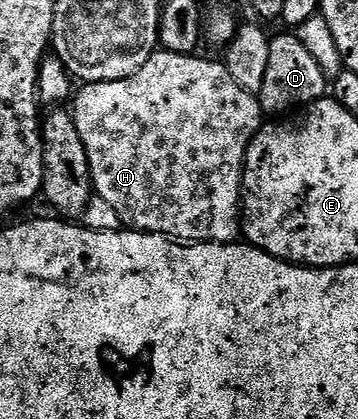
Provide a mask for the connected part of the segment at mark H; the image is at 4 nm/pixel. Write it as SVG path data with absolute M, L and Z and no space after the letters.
M164 49L156 50L154 55L149 57L149 61L145 61L145 65L141 65L141 69L137 73L133 73L133 77L125 77L121 81L109 81L108 83L83 83L78 88L77 94L74 96L73 114L75 116L75 124L77 125L77 133L81 133L81 141L85 145L85 153L89 153L89 169L91 170L91 185L96 196L104 198L117 211L117 217L123 225L136 231L147 231L150 235L165 235L169 239L182 241L184 244L189 243L233 243L240 238L241 235L241 204L245 198L245 188L243 186L243 172L247 162L247 150L251 148L251 143L255 140L255 135L265 125L265 112L263 106L259 104L258 98L252 92L241 89L241 85L237 85L237 81L233 81L233 77L229 73L229 69L222 62L214 63L211 59L197 59L196 54L182 55L181 53L169 52Z

